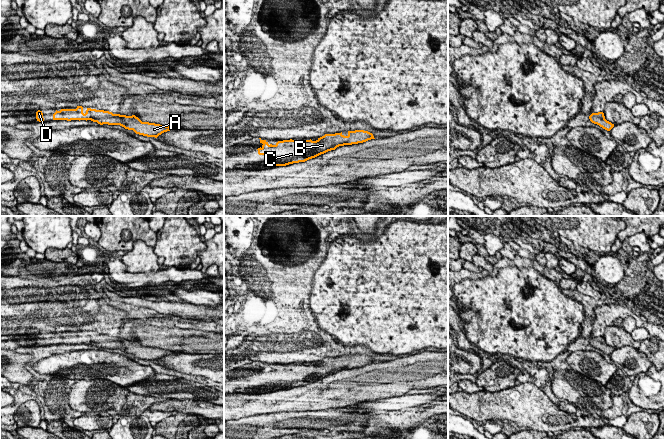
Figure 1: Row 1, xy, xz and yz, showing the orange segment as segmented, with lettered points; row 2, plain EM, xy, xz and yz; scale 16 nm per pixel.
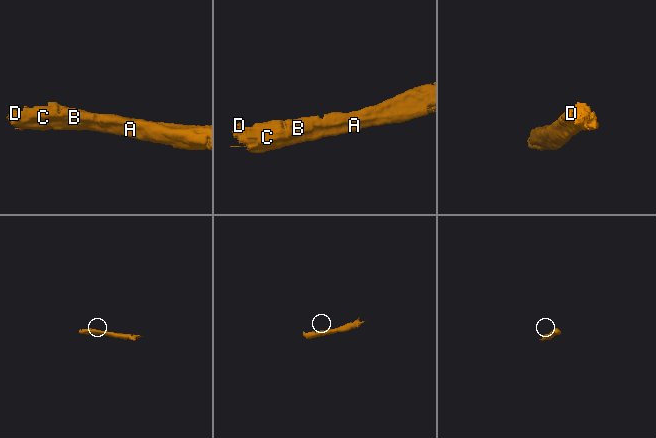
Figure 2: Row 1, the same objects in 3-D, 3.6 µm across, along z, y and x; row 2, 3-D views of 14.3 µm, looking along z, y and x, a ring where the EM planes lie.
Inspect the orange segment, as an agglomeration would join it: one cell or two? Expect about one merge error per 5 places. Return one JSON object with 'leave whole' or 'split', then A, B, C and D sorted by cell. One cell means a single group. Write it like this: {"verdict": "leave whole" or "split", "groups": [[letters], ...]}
{"verdict": "leave whole", "groups": [["A", "B", "C", "D"]]}

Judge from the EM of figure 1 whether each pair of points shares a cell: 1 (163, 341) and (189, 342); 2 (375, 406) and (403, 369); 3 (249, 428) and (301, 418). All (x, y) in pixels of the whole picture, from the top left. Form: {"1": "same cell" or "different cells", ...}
{"1": "same cell", "2": "different cells", "3": "same cell"}

